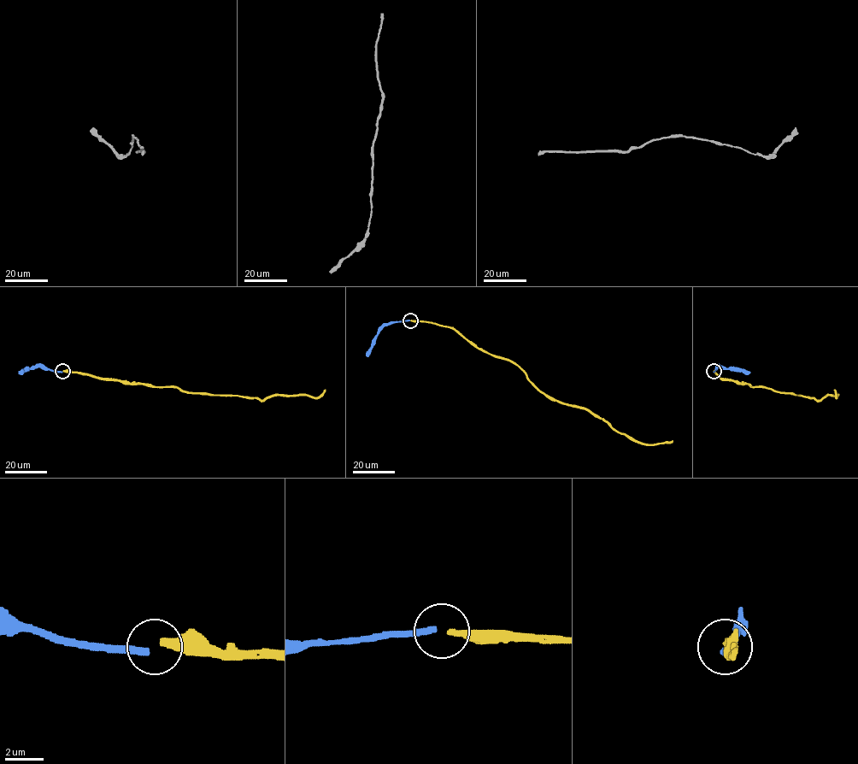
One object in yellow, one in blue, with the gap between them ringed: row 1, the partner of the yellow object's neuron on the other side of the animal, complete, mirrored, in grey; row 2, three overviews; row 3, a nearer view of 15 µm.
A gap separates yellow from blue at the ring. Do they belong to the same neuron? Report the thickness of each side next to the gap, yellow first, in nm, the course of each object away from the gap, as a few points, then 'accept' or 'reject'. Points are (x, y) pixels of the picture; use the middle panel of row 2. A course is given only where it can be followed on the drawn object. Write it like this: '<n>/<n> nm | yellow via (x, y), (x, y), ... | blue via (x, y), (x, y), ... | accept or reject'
360/360 nm | yellow via (410, 320), (453, 327), (478, 348), (514, 362), (546, 395), (587, 408), (637, 441), (656, 444), (672, 440) | blue via (409, 320), (384, 325), (367, 355) | accept

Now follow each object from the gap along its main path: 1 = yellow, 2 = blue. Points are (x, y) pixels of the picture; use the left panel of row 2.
1: (63, 371), (261, 400), (274, 396), (318, 397), (325, 390)
2: (62, 371), (33, 367), (19, 373)

